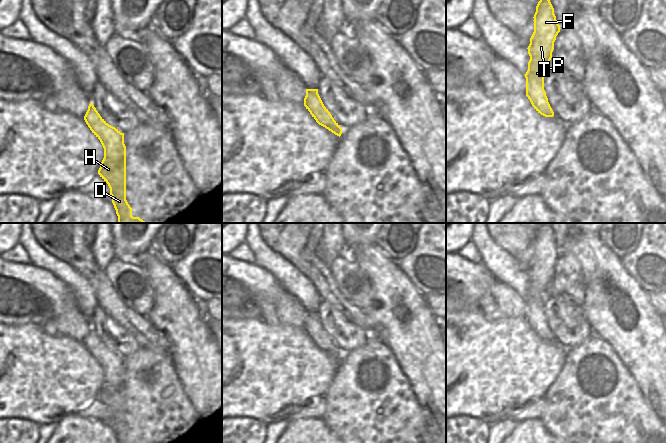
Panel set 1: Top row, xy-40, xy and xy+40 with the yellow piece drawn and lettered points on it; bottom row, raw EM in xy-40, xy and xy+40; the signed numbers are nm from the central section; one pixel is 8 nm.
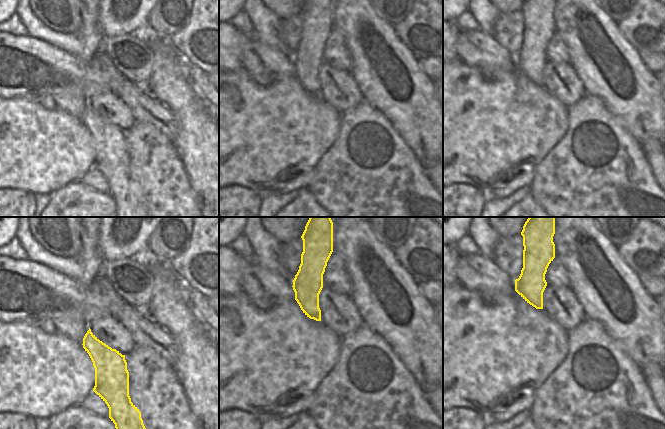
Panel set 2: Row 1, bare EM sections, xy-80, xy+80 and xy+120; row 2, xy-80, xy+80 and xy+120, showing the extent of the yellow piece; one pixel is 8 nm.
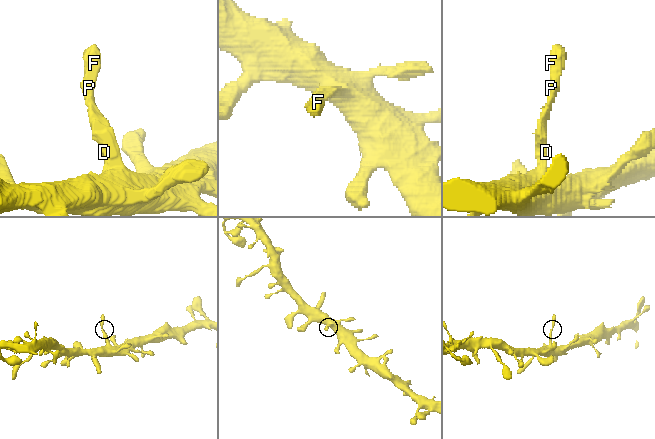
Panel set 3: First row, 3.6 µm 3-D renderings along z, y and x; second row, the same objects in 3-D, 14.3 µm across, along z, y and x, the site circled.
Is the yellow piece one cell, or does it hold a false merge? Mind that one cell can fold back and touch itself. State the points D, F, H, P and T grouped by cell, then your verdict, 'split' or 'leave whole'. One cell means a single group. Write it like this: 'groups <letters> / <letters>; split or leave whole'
groups D F H P T; leave whole

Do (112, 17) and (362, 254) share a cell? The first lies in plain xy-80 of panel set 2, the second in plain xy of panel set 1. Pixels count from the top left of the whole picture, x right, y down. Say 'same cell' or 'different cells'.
different cells

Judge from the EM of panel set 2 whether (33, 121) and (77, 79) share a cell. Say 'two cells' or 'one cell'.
two cells

